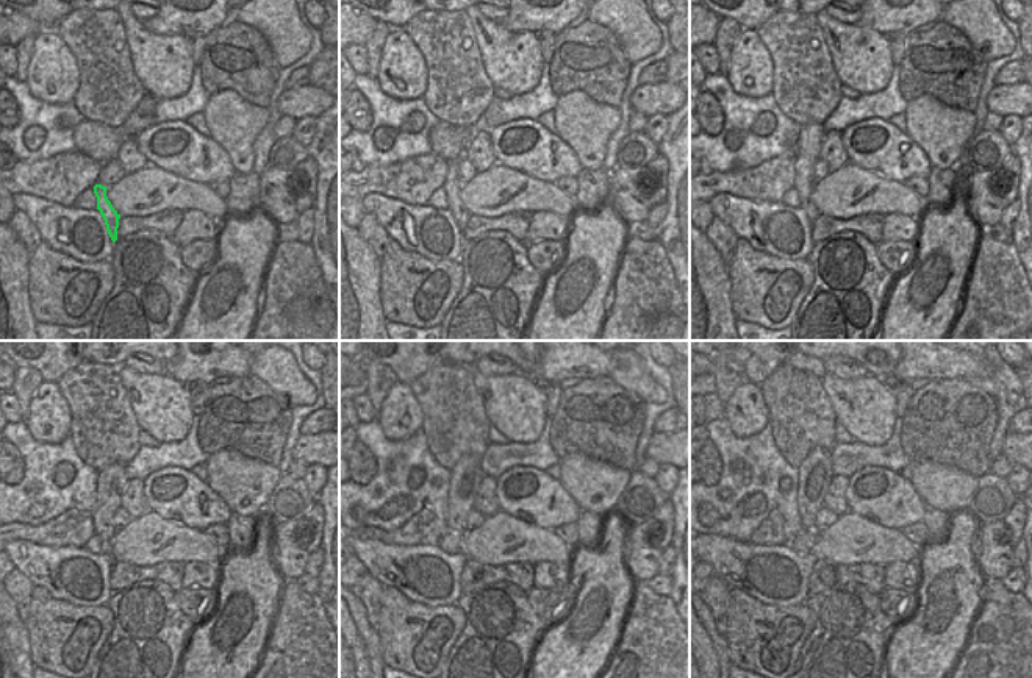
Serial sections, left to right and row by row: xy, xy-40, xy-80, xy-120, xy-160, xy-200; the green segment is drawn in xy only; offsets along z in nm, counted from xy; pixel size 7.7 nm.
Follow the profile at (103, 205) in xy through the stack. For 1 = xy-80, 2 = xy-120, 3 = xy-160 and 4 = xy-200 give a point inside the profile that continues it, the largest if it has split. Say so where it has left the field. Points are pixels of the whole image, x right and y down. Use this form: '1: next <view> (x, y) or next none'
1: next xy-80 (810, 138)
2: next xy-120 (111, 481)
3: next xy-160 (465, 477)
4: next xy-200 (815, 472)

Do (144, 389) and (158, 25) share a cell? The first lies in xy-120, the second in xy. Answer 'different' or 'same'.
different

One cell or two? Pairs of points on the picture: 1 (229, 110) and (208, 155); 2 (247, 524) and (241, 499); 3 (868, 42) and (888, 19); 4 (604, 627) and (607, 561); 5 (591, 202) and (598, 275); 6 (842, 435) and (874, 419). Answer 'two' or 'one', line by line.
1: two
2: two
3: two
4: one
5: two
6: two

